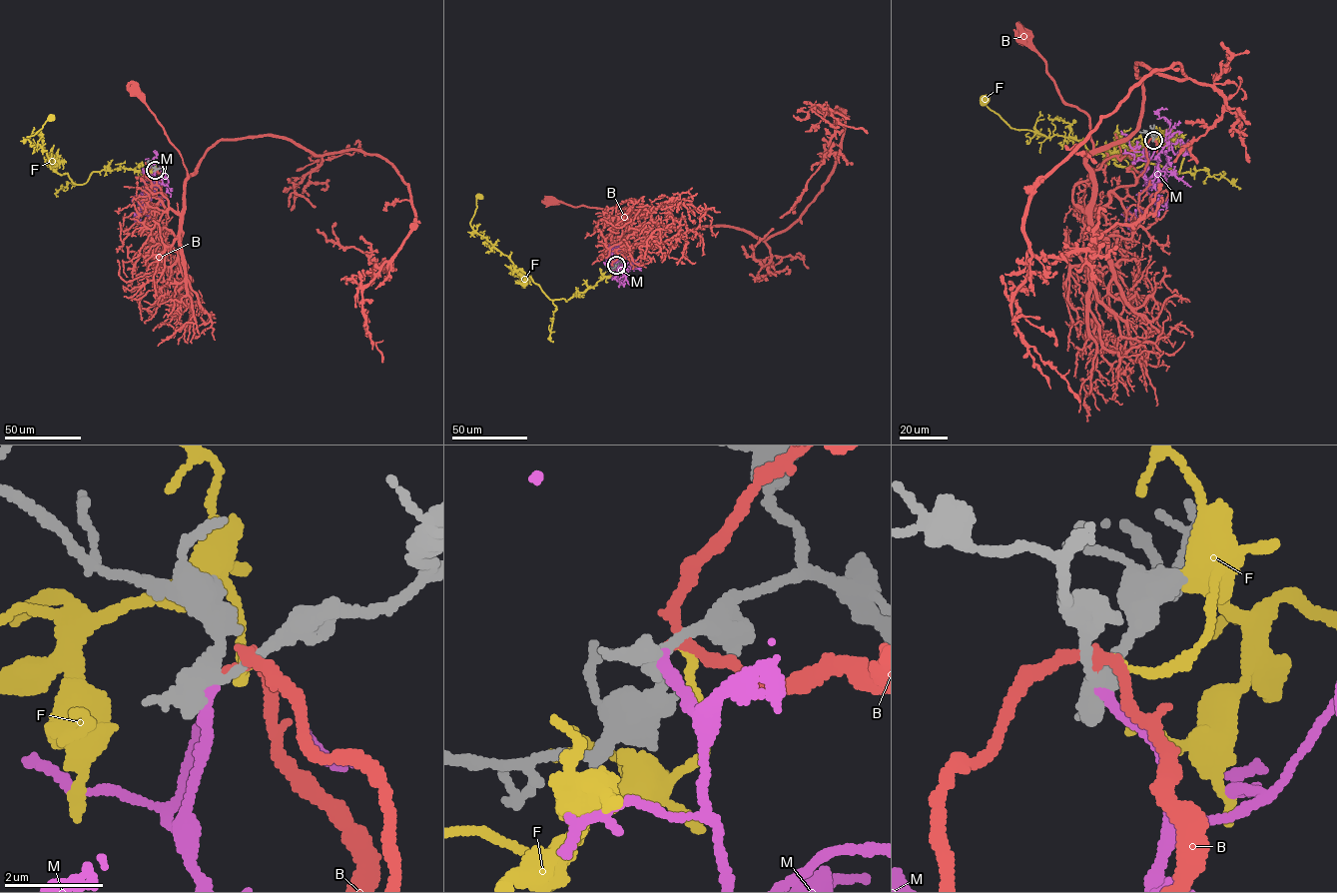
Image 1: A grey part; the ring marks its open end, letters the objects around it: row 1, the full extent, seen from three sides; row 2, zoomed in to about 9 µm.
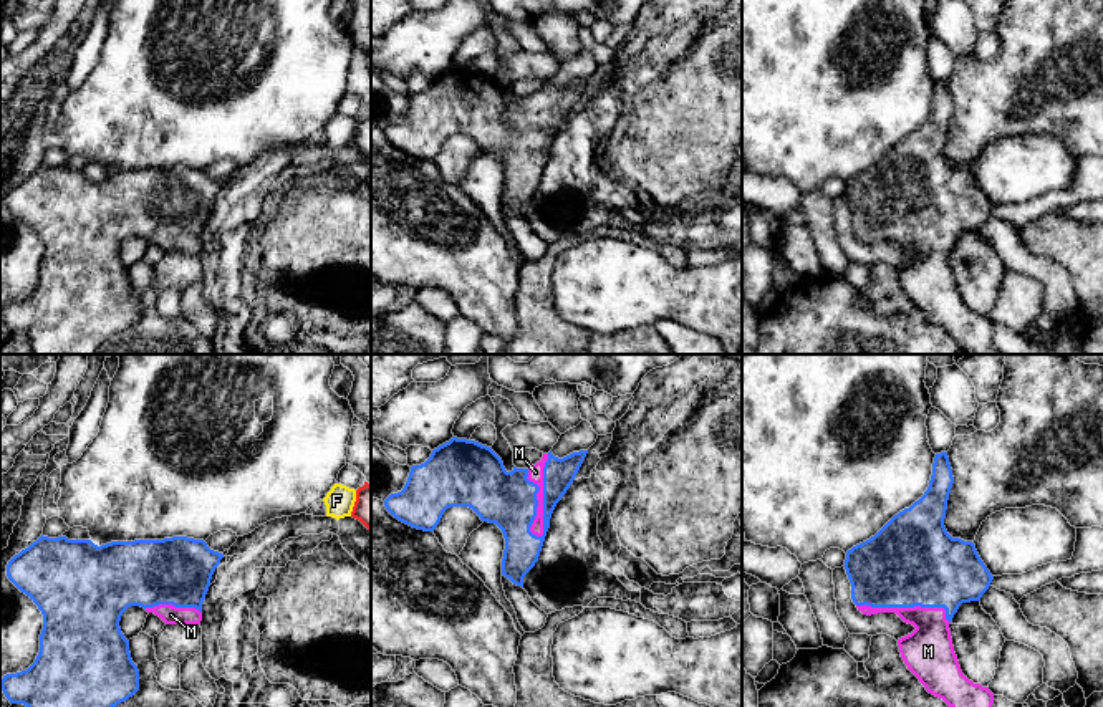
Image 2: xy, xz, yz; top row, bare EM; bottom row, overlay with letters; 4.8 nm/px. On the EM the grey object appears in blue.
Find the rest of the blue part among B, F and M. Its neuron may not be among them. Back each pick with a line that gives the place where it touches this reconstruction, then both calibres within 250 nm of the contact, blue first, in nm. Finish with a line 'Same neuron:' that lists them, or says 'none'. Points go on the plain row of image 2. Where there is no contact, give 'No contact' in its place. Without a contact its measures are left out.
M: Touches blue at xz (544, 126). Thickness 280 nm (blue) against 80 nm
Same neuron: M

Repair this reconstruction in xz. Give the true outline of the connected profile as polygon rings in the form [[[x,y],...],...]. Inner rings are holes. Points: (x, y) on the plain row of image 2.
[[[452,66],[432,79],[431,86],[412,94],[404,118],[384,129],[386,139],[399,151],[424,161],[434,161],[444,141],[450,136],[469,136],[482,151],[495,152],[505,167],[502,204],[523,217],[525,204],[538,190],[550,147],[573,113],[588,79],[573,81],[563,88],[543,83],[528,98],[513,96],[507,101],[502,88],[487,75]]]

